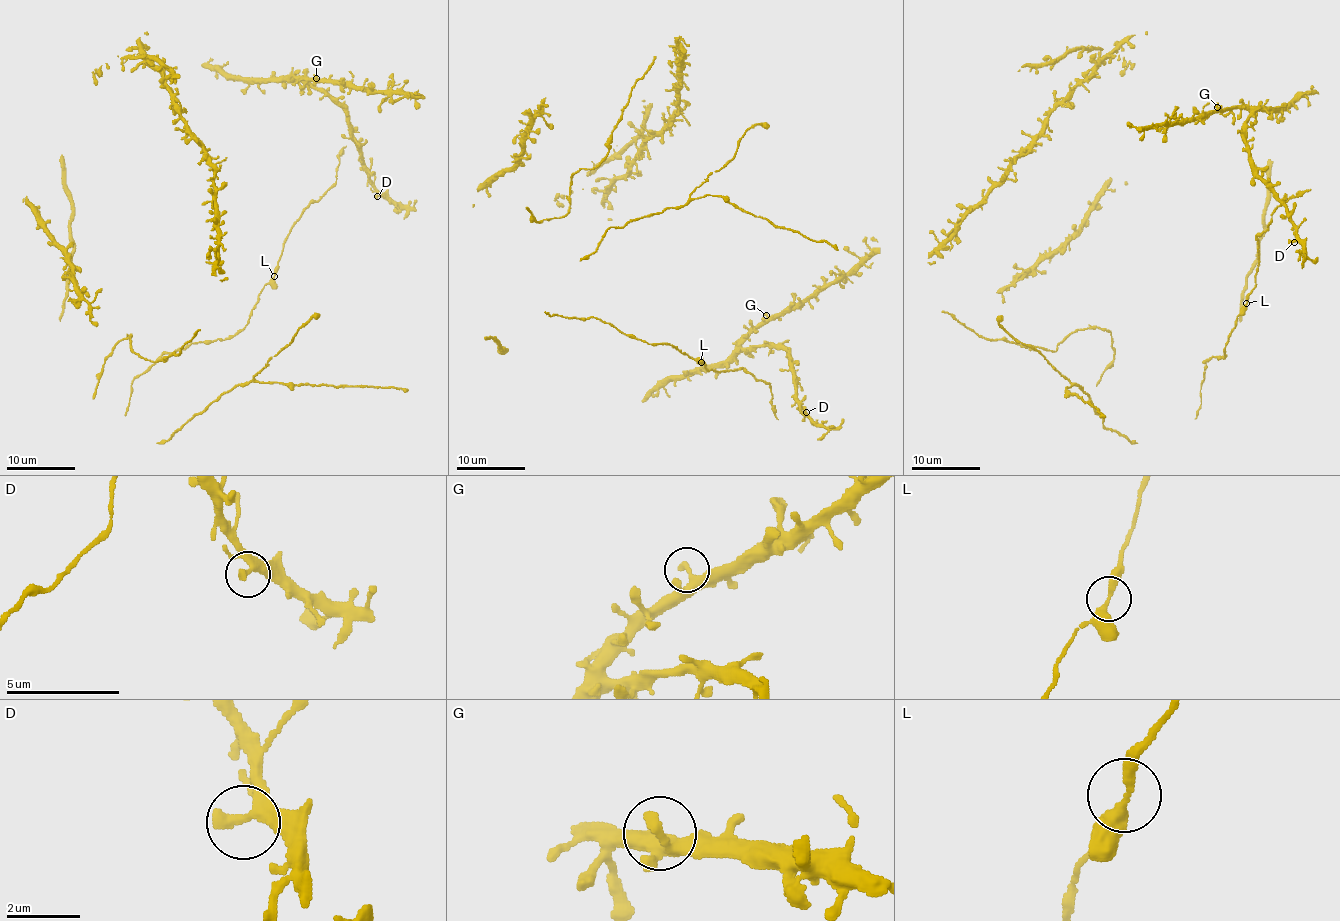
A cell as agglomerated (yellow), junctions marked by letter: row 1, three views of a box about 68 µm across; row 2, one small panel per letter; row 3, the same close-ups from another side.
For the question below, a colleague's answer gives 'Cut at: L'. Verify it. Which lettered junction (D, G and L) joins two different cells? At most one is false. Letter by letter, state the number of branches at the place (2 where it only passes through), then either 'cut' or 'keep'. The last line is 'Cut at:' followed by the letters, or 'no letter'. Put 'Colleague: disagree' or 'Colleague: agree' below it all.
D: branches 2; keep
G: branches 2; keep
L: branches 2; keep
Cut at: no letter
Colleague: disagree

